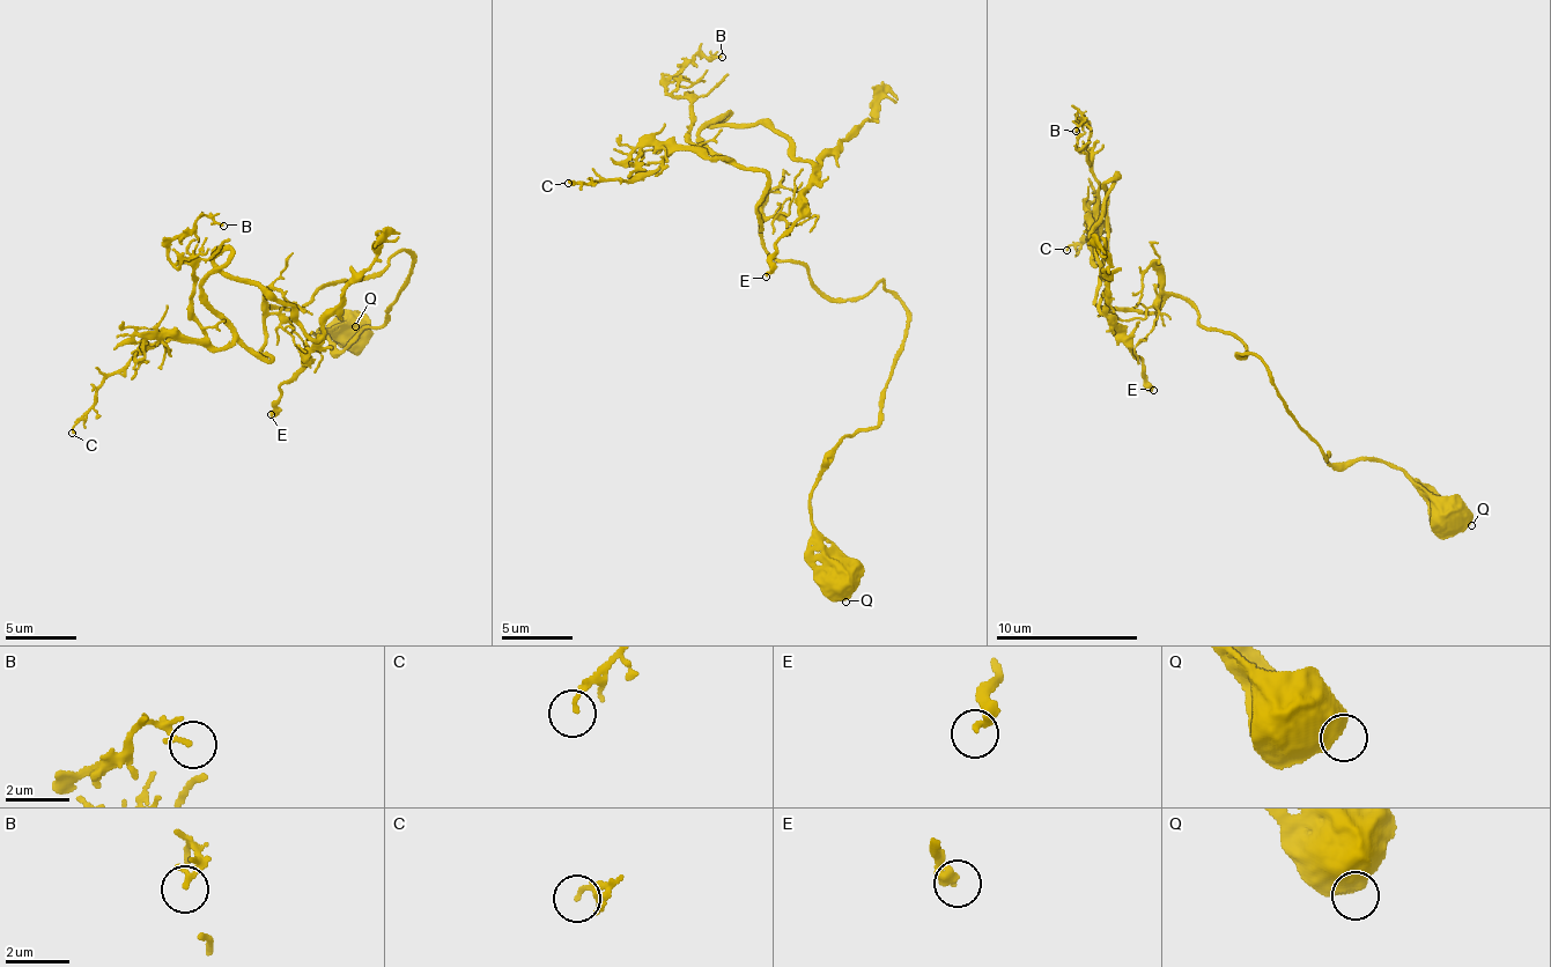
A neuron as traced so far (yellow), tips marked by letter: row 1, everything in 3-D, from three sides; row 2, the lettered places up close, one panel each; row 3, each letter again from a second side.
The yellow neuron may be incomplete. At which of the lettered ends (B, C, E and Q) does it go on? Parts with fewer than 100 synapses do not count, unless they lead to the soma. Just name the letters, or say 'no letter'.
no letter

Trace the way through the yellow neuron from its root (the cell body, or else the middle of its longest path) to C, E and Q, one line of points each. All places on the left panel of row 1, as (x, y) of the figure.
C: (342, 281), (300, 307), (264, 312), (259, 354), (270, 362), (235, 342), (149, 345), (96, 390), (72, 433)
E: (342, 281), (300, 307), (267, 305), (302, 354), (302, 373), (281, 385), (278, 413), (271, 414)
Q: (342, 281), (370, 279), (403, 251), (413, 260), (385, 324), (340, 351), (319, 333), (355, 326)

